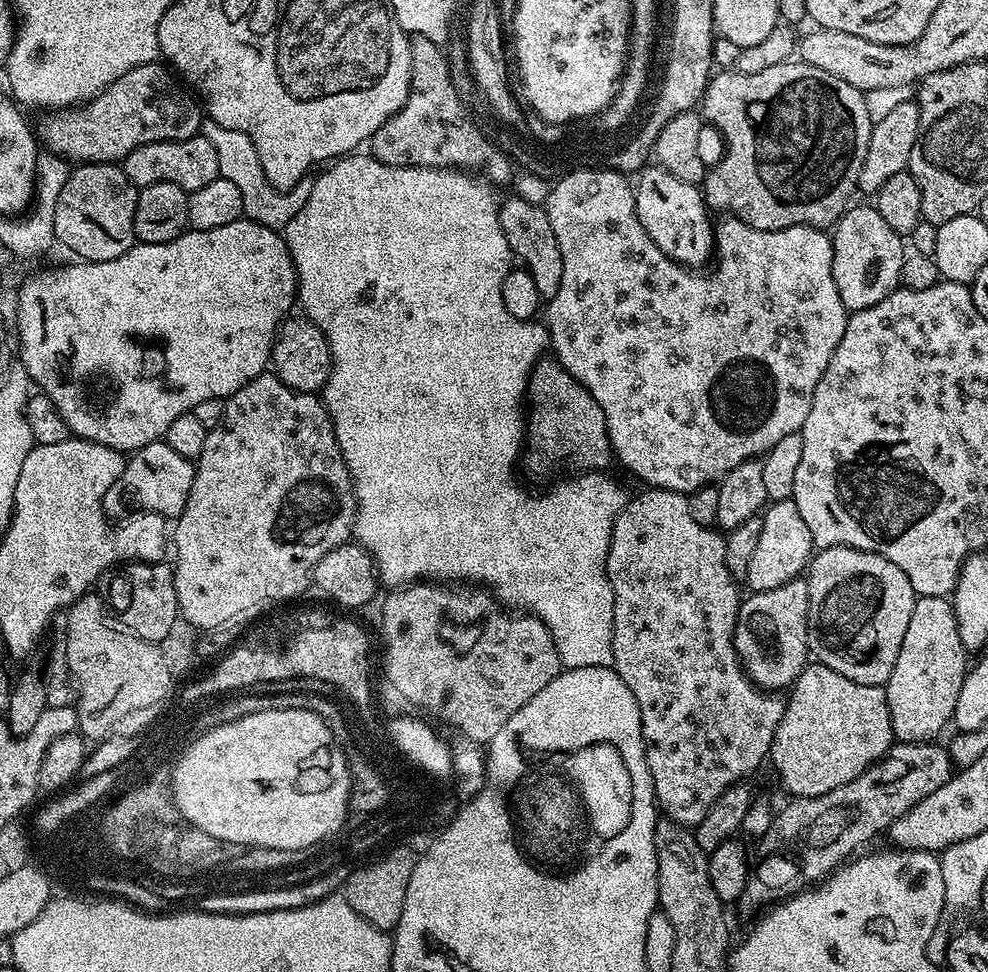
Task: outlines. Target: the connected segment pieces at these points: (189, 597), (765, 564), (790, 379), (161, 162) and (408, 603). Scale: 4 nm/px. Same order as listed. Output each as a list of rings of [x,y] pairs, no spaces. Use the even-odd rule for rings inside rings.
[[[265,374],[254,378],[250,382],[246,382],[246,386],[242,386],[233,396],[227,397],[224,400],[224,413],[222,414],[222,422],[218,422],[218,426],[208,429],[208,437],[206,438],[206,446],[202,446],[202,454],[194,462],[196,473],[194,474],[194,482],[192,483],[192,489],[190,494],[186,498],[186,506],[182,510],[180,516],[175,517],[174,524],[176,524],[176,560],[174,559],[174,571],[176,577],[174,578],[174,586],[176,587],[174,593],[174,601],[176,600],[175,607],[180,607],[179,615],[189,620],[190,623],[196,627],[196,630],[203,630],[206,628],[217,628],[223,624],[235,621],[235,616],[243,614],[247,608],[252,608],[255,604],[264,604],[267,600],[292,600],[295,596],[300,596],[304,592],[304,587],[309,587],[312,579],[312,571],[314,566],[318,566],[318,562],[322,558],[326,558],[326,554],[335,552],[338,546],[349,543],[353,539],[354,529],[356,527],[356,491],[352,489],[352,475],[350,470],[346,466],[346,462],[342,458],[340,453],[340,447],[336,441],[336,435],[334,434],[334,426],[332,425],[332,419],[330,414],[326,410],[323,399],[315,392],[295,392],[290,386],[286,386],[278,377],[274,374]]]
[[[792,499],[771,501],[763,509],[760,521],[762,534],[758,534],[758,546],[750,557],[746,574],[742,577],[743,583],[748,583],[749,593],[774,590],[774,586],[782,586],[797,579],[807,569],[808,562],[814,555],[810,530],[806,527],[802,514],[798,514],[798,506]]]
[[[577,167],[570,172],[565,173],[553,183],[553,188],[547,189],[548,200],[542,205],[544,213],[550,218],[550,230],[554,230],[554,238],[558,238],[558,250],[562,250],[562,282],[558,286],[558,294],[554,294],[552,300],[547,301],[546,312],[548,308],[548,320],[546,319],[546,327],[548,329],[548,339],[550,341],[551,351],[554,353],[555,359],[559,360],[560,365],[564,367],[582,386],[586,386],[586,390],[594,398],[594,402],[598,402],[598,406],[602,406],[602,414],[606,418],[606,430],[608,437],[612,443],[612,450],[615,459],[620,460],[620,464],[628,472],[633,472],[640,480],[645,480],[645,485],[653,488],[665,488],[666,490],[674,490],[675,492],[683,492],[685,494],[693,494],[699,488],[704,488],[707,484],[715,485],[724,479],[730,470],[734,470],[734,466],[742,466],[742,462],[754,460],[763,457],[782,438],[786,438],[786,434],[794,434],[799,432],[801,426],[806,422],[806,414],[810,414],[810,402],[814,402],[814,390],[818,390],[818,382],[822,378],[822,374],[826,374],[826,366],[830,366],[830,358],[834,358],[834,350],[838,350],[838,342],[842,342],[842,334],[846,334],[846,322],[849,318],[849,311],[845,308],[842,298],[838,298],[838,286],[834,286],[834,250],[832,249],[832,238],[827,231],[812,228],[809,224],[795,224],[789,228],[782,230],[758,230],[752,228],[746,222],[736,220],[733,228],[719,229],[718,235],[714,240],[714,265],[716,269],[713,272],[709,270],[693,270],[685,268],[676,260],[671,260],[666,254],[662,254],[662,250],[658,250],[658,246],[654,246],[654,242],[650,238],[650,234],[646,234],[646,230],[642,230],[642,222],[638,222],[638,214],[636,213],[636,193],[633,185],[628,184],[629,177],[623,172],[612,171],[608,168],[581,168]]]
[[[201,134],[185,140],[163,140],[138,146],[124,157],[122,167],[137,189],[150,186],[154,182],[174,182],[174,186],[183,188],[189,194],[194,190],[202,190],[206,182],[214,182],[220,175],[214,148]]]
[[[413,582],[397,587],[395,590],[389,592],[392,593],[390,593],[384,600],[384,621],[380,624],[381,630],[384,631],[384,672],[388,675],[389,686],[392,687],[393,690],[396,691],[410,707],[421,708],[421,710],[425,712],[425,714],[423,713],[425,717],[431,718],[430,716],[433,716],[434,719],[441,720],[442,723],[449,724],[452,728],[457,728],[457,730],[464,735],[462,737],[465,741],[472,741],[473,743],[481,746],[487,745],[488,741],[494,738],[494,734],[498,734],[498,730],[502,730],[502,726],[506,726],[506,722],[510,718],[514,718],[514,714],[518,714],[518,710],[522,710],[522,706],[526,706],[526,702],[530,702],[530,698],[534,698],[534,694],[538,694],[538,690],[542,690],[542,686],[546,686],[546,682],[553,680],[562,670],[560,655],[554,646],[554,638],[552,637],[552,632],[549,628],[547,628],[546,625],[544,625],[544,623],[534,615],[513,614],[507,607],[502,606],[500,601],[483,586],[449,586],[444,582]]]

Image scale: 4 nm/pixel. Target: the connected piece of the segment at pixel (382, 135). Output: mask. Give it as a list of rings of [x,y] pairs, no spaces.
[[[421,36],[411,37],[410,46],[410,74],[412,85],[408,97],[399,110],[386,122],[382,122],[379,130],[373,134],[370,141],[370,154],[378,162],[386,162],[386,166],[402,166],[403,168],[455,168],[457,170],[471,170],[481,177],[487,178],[493,185],[501,186],[512,176],[514,164],[505,153],[500,153],[486,137],[480,133],[480,128],[468,117],[464,109],[465,101],[454,90],[454,82],[447,70],[445,49],[439,44],[430,42],[430,38]]]

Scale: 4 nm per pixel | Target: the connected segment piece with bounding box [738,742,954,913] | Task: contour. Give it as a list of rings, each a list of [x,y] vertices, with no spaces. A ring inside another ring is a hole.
[[[940,742],[926,744],[893,743],[881,760],[871,764],[866,771],[858,774],[846,786],[838,786],[838,790],[830,790],[830,794],[821,796],[798,796],[789,799],[784,809],[777,811],[772,818],[770,830],[759,837],[756,848],[756,860],[760,865],[753,867],[744,884],[744,892],[740,895],[738,907],[744,912],[756,912],[788,899],[789,896],[803,892],[805,888],[829,877],[841,864],[855,857],[863,844],[868,844],[876,835],[887,833],[888,828],[906,810],[913,808],[926,794],[934,794],[938,786],[942,786],[954,775],[954,763],[949,756],[949,749]]]

